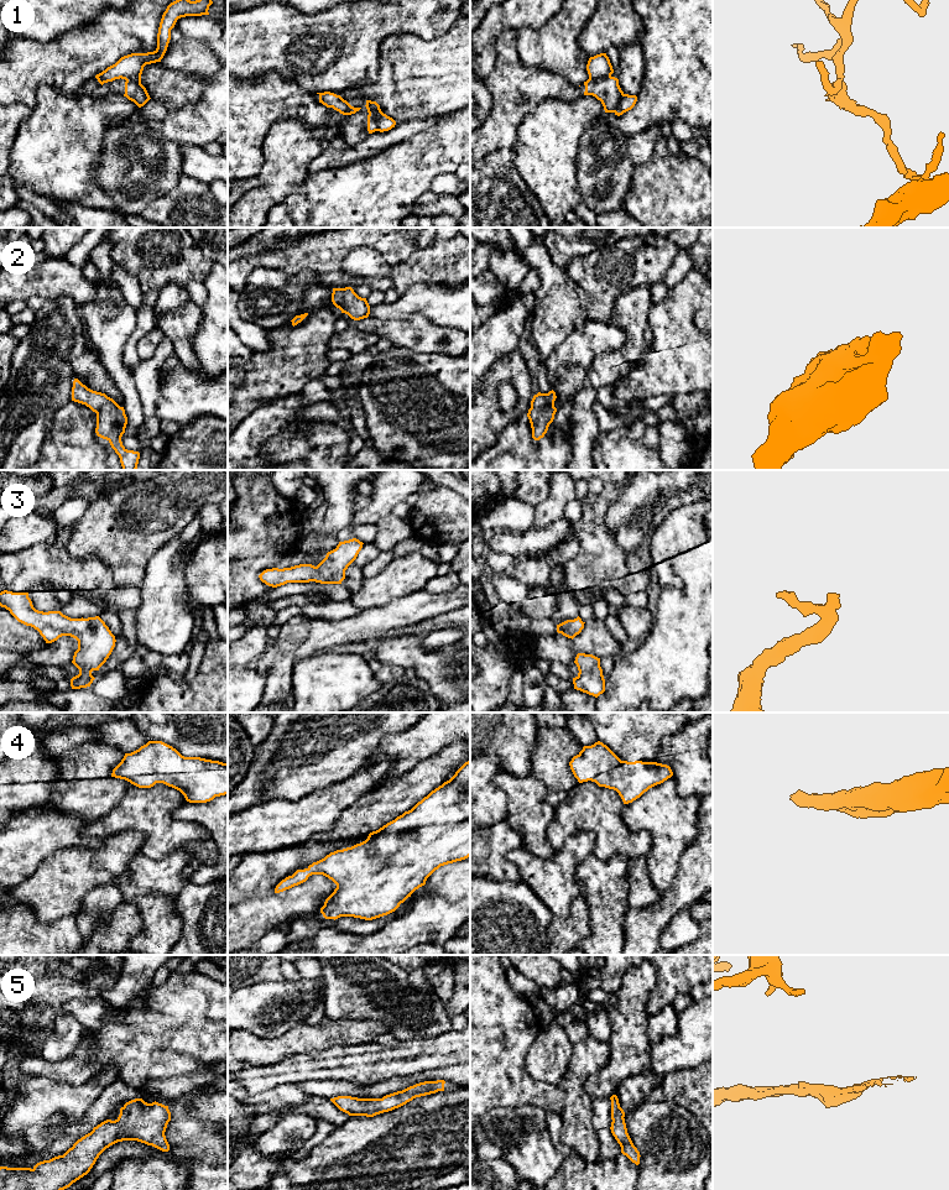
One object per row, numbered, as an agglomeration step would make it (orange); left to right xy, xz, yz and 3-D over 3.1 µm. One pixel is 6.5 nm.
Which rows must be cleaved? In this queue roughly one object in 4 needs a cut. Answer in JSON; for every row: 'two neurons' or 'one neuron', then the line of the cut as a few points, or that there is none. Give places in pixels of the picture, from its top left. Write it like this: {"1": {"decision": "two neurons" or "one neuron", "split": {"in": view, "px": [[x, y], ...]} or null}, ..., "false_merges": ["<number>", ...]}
{"1": {"decision": "two neurons", "split": {"in": "yz", "px": [[610, 76], [598, 79], [589, 78]]}}, "2": {"decision": "one neuron", "split": null}, "3": {"decision": "one neuron", "split": null}, "4": {"decision": "one neuron", "split": null}, "5": {"decision": "one neuron", "split": null}, "false_merges": ["1"]}

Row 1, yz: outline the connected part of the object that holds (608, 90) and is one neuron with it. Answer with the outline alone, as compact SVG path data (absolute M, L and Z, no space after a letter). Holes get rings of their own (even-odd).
M608 77L603 79L589 78L584 82L584 95L593 95L601 101L605 113L614 113L620 98L624 95L619 85L619 79Z

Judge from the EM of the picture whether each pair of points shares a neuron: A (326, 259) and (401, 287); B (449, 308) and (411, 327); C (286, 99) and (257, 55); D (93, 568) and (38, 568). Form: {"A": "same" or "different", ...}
{"A": "different", "B": "different", "C": "different", "D": "same"}

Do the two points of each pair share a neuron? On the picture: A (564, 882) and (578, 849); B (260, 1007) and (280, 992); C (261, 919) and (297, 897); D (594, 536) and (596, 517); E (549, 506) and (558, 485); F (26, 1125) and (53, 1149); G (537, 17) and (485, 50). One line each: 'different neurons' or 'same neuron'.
A: same neuron
B: same neuron
C: same neuron
D: same neuron
E: same neuron
F: different neurons
G: same neuron

